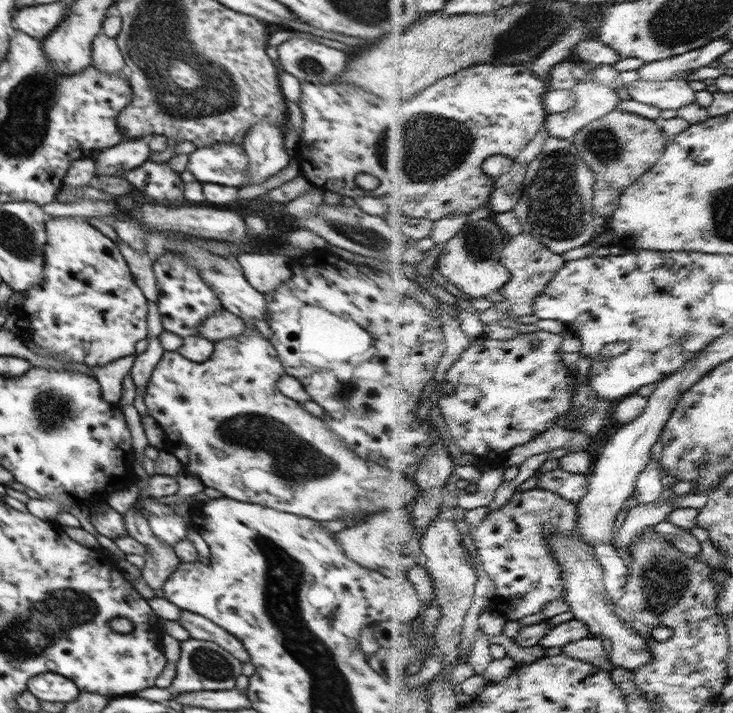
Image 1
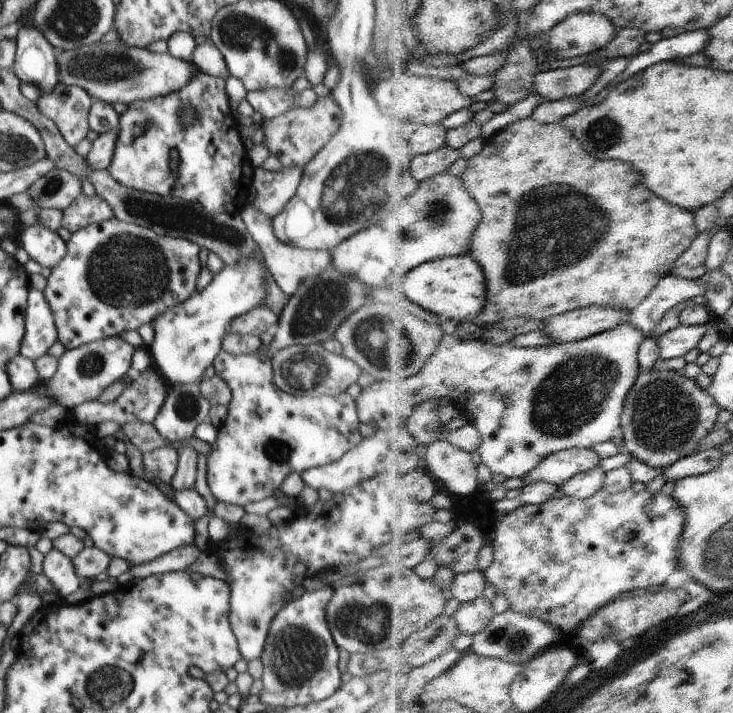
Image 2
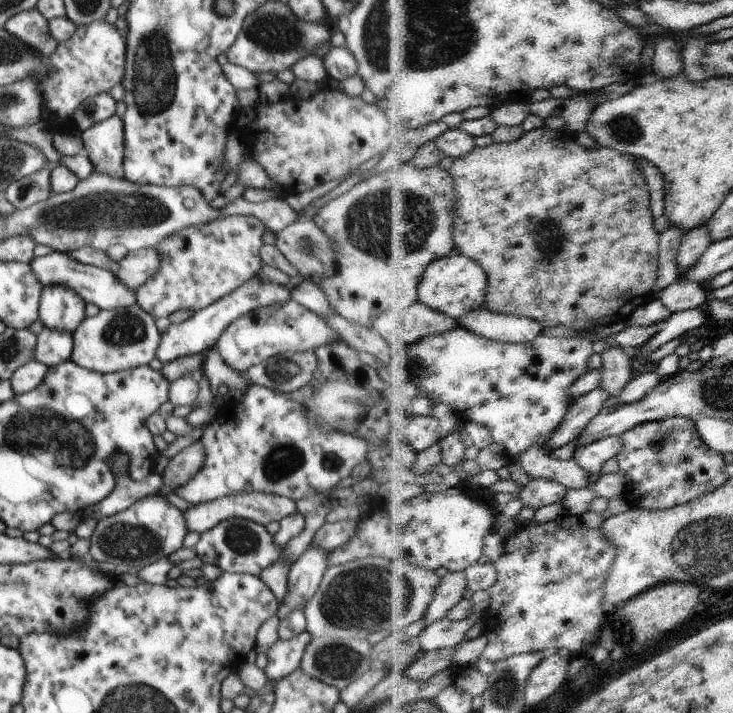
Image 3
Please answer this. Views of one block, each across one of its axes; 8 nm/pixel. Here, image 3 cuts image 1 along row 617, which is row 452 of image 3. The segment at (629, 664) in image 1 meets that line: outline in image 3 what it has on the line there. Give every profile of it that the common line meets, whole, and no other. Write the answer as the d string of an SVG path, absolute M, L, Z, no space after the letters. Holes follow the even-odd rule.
M616 435L580 448L574 453L574 458L580 462L582 468L589 470L592 475L601 477L604 474L605 464L620 456L622 450L624 450L624 442L620 435Z

